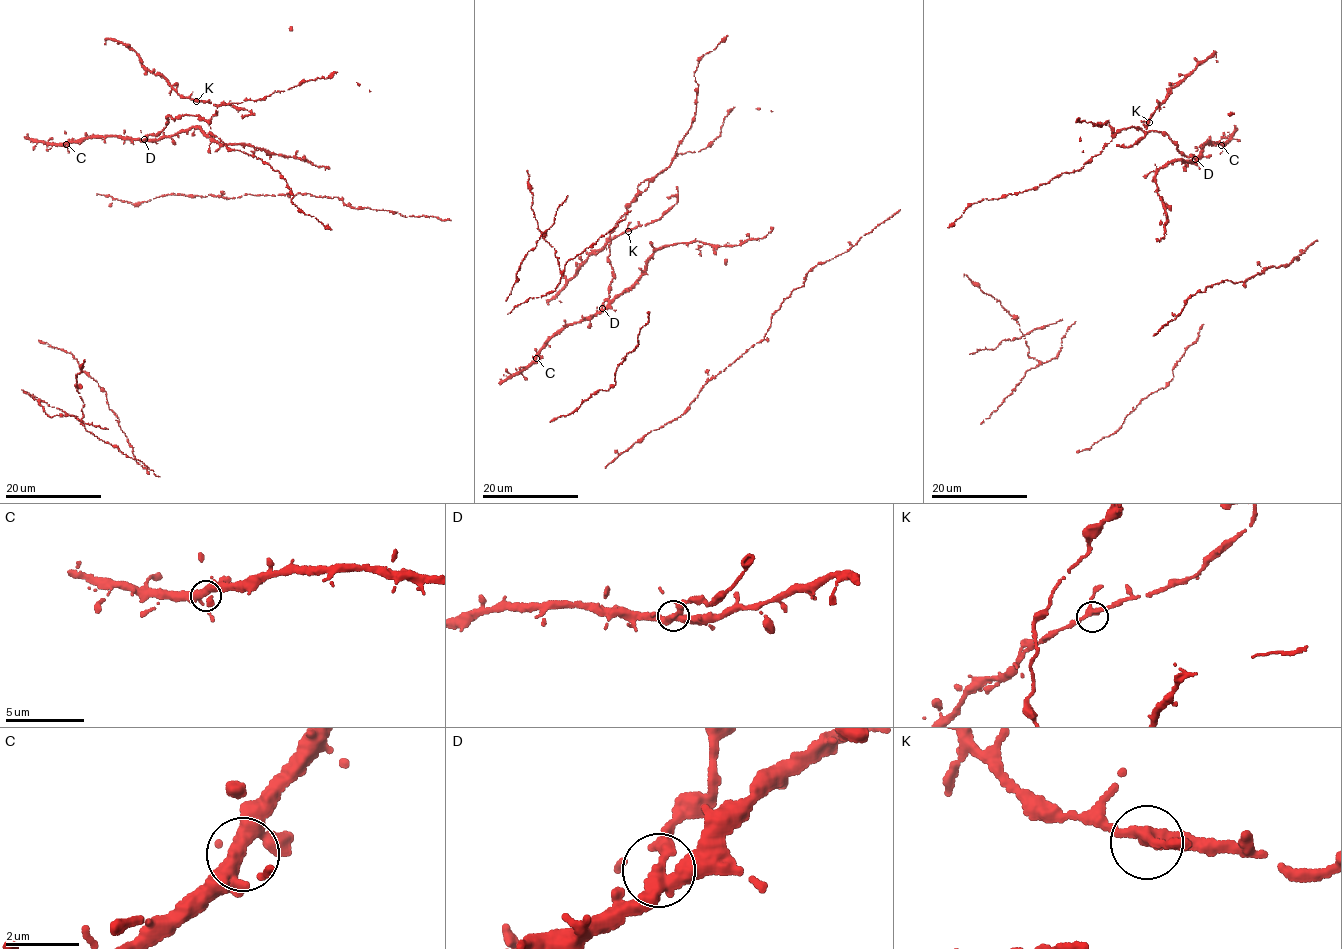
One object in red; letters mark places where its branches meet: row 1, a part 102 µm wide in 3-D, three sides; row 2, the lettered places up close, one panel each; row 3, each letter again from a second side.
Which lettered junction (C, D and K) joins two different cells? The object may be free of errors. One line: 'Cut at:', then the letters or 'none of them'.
Cut at: D

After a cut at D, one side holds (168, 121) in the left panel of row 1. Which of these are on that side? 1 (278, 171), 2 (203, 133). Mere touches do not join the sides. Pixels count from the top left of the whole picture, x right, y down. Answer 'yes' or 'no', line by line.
1: yes
2: no

